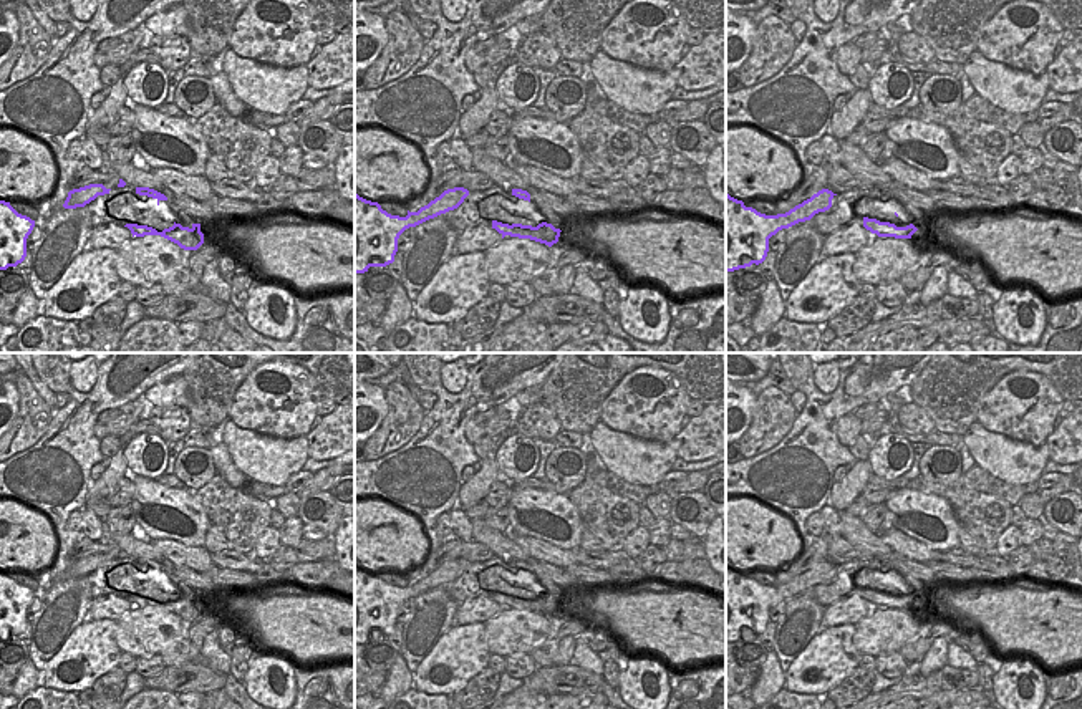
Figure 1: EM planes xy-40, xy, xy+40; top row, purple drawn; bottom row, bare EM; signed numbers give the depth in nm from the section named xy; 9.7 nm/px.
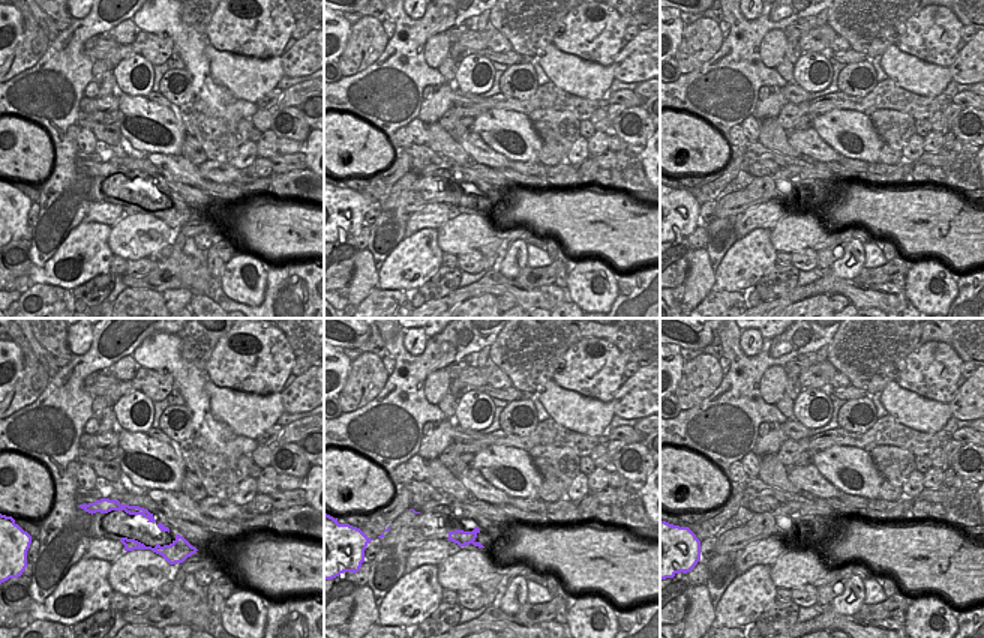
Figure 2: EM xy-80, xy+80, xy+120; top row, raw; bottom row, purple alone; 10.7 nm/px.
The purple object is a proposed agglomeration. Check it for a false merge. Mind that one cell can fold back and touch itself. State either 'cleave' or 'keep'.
cleave

